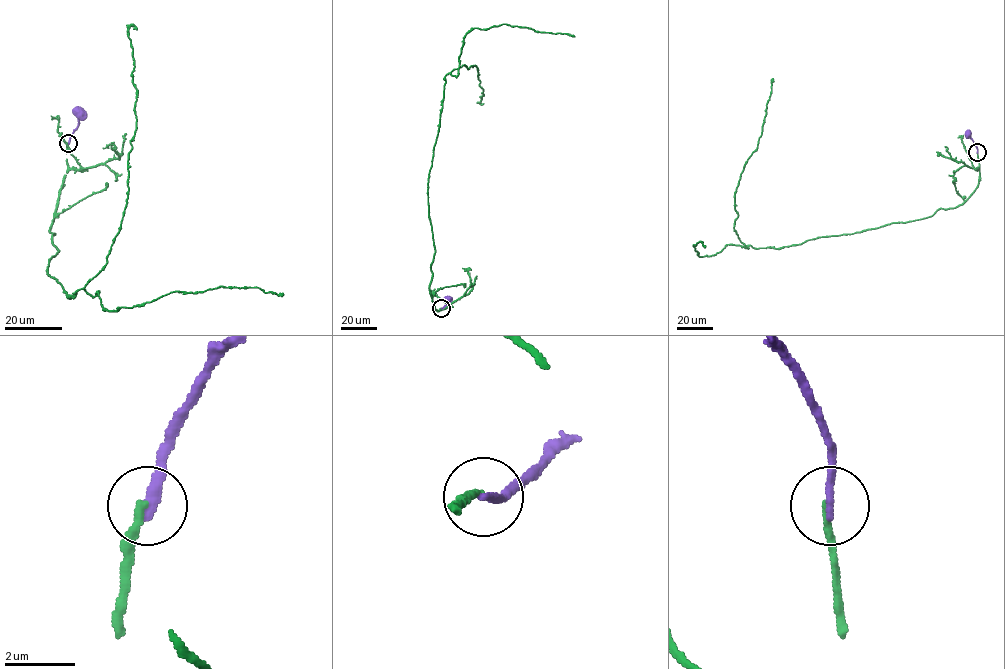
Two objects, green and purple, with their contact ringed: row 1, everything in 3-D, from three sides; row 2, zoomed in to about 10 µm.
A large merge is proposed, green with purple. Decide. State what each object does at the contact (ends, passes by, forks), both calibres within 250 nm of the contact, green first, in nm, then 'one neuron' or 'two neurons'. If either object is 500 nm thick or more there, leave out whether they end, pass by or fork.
green ends | purple ends | 200/280 nm | two neurons

